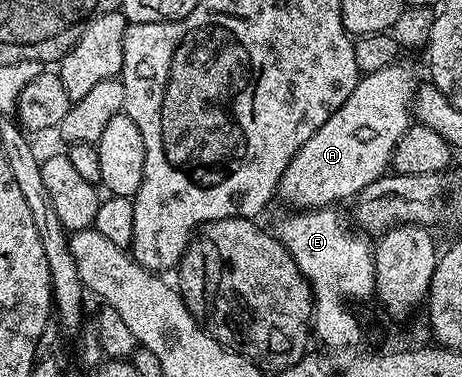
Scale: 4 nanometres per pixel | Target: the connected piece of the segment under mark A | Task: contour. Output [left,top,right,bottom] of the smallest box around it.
[278,60,419,210]

